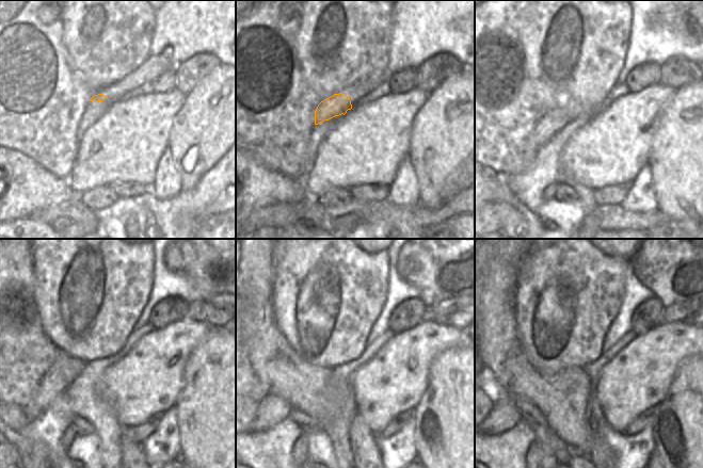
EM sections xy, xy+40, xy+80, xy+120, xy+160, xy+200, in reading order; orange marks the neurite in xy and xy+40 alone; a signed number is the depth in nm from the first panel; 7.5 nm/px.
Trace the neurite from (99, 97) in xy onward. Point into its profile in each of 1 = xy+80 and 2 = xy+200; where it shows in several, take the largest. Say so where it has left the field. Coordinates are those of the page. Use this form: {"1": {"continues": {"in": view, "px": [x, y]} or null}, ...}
{"1": {"continues": {"in": "xy+80", "px": [554, 120]}}, "2": {"continues": {"in": "xy+200", "px": [564, 399]}}}

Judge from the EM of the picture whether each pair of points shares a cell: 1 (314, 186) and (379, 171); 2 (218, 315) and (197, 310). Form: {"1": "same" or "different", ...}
{"1": "same", "2": "same"}

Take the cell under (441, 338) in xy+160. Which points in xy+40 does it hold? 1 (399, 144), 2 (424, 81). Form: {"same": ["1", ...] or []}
{"same": ["1"]}

